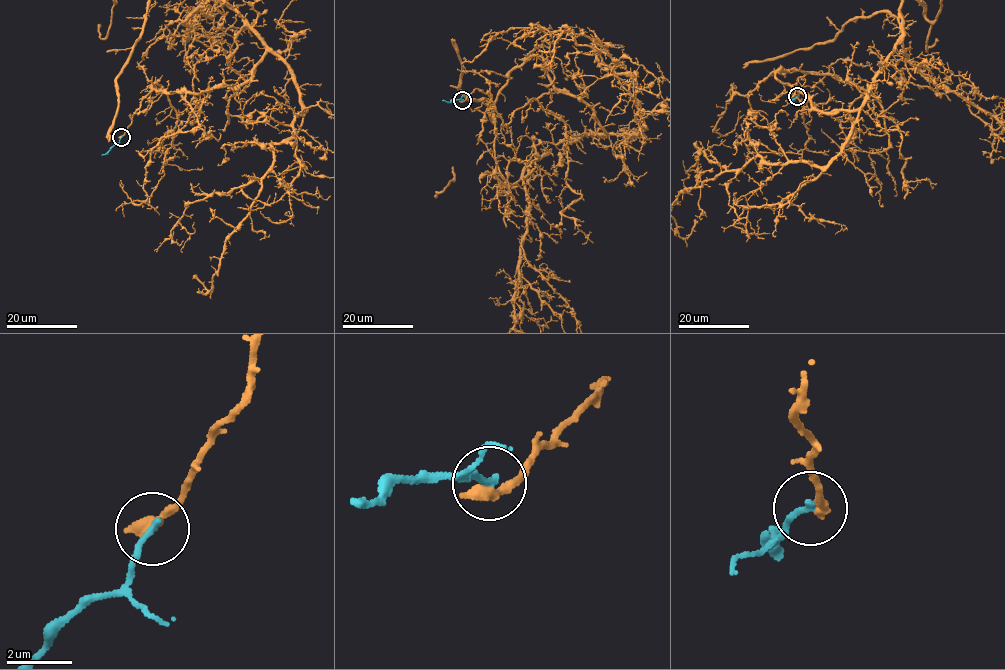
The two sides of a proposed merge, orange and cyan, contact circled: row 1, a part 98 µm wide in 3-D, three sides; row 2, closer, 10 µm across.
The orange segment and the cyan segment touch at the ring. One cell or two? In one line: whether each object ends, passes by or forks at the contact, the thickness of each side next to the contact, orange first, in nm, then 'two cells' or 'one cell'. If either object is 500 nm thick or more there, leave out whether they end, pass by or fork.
orange ends there; cyan ends there; 440 nm thick on the orange side, 220 nm on the other; two cells

